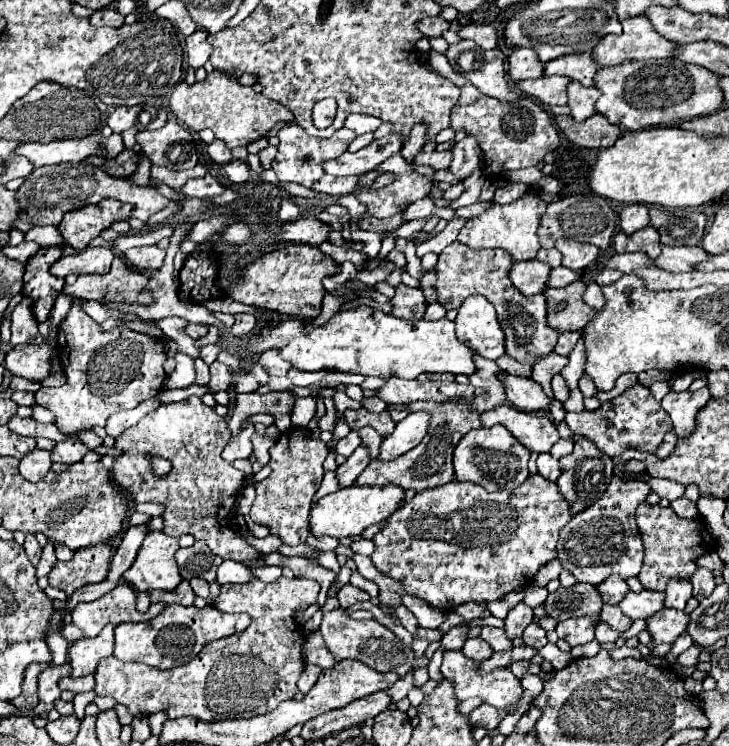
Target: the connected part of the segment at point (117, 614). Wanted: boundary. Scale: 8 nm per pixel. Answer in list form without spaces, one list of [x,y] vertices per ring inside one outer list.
[[[117,584],[111,592],[95,602],[81,602],[71,612],[73,624],[81,628],[83,638],[97,636],[105,624],[123,624],[147,620],[135,610],[135,590],[129,584]]]

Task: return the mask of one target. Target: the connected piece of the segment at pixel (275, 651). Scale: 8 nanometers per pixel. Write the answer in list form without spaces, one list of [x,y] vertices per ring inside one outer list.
[[[281,576],[279,580],[275,580],[275,582],[271,582],[271,584],[265,584],[265,582],[261,582],[261,580],[253,580],[253,582],[249,582],[249,584],[223,584],[223,586],[221,586],[221,594],[219,594],[217,600],[215,600],[215,606],[217,606],[221,612],[247,612],[247,614],[251,616],[251,624],[249,624],[241,634],[233,634],[233,636],[223,638],[223,640],[219,640],[219,642],[207,644],[207,646],[201,650],[201,654],[197,654],[197,658],[193,658],[193,660],[187,662],[185,666],[179,666],[179,668],[173,668],[173,670],[157,670],[157,668],[151,668],[151,666],[145,666],[145,664],[137,662],[124,663],[114,656],[102,659],[99,662],[99,666],[97,666],[97,670],[95,670],[95,680],[97,680],[97,684],[95,684],[95,694],[99,694],[99,696],[101,696],[101,694],[103,694],[103,696],[105,696],[105,694],[111,694],[119,704],[125,704],[125,706],[129,708],[131,714],[153,714],[153,712],[163,710],[163,712],[167,712],[169,718],[193,716],[193,718],[203,720],[203,722],[217,722],[217,720],[227,720],[227,718],[253,718],[253,716],[257,716],[257,714],[271,712],[271,710],[275,710],[281,702],[291,700],[291,698],[297,694],[297,680],[299,680],[299,676],[301,676],[301,672],[303,672],[303,666],[305,666],[305,664],[303,664],[303,658],[301,658],[301,644],[303,644],[305,636],[303,636],[301,628],[293,622],[293,612],[302,604],[309,606],[316,603],[317,594],[319,594],[319,582],[317,582],[317,580],[311,580],[311,578],[291,578],[291,580],[289,580],[289,578]]]

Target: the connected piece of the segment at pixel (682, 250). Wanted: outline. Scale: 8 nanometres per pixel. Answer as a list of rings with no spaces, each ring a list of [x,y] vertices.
[[[661,246],[661,250],[655,262],[669,272],[691,272],[697,264],[711,258],[701,246]]]

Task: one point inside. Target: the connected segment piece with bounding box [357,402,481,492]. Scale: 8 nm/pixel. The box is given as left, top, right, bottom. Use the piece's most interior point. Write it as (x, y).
(430, 464)

